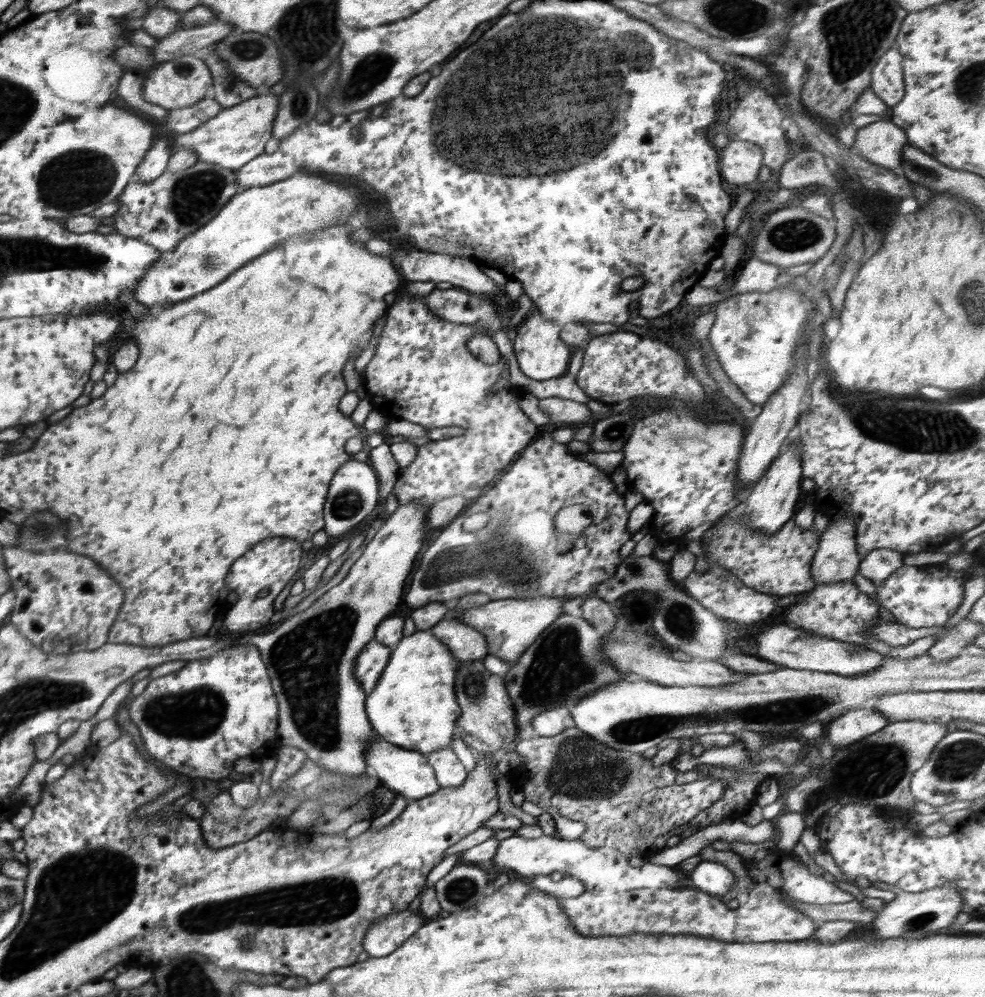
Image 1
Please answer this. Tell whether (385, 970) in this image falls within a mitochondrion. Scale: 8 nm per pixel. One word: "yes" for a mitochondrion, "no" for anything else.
no

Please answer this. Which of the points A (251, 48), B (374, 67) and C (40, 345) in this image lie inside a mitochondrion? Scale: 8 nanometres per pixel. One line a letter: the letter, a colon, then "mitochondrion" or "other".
A: mitochondrion
B: mitochondrion
C: other

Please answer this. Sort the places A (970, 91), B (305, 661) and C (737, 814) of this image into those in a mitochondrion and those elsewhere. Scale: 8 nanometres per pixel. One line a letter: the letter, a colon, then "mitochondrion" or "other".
A: mitochondrion
B: mitochondrion
C: other

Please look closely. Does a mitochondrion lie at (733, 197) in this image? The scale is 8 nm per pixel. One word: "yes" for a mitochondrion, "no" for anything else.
no

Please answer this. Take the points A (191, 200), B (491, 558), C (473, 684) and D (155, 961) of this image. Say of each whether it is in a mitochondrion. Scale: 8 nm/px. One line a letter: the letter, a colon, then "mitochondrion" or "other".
A: mitochondrion
B: mitochondrion
C: mitochondrion
D: other

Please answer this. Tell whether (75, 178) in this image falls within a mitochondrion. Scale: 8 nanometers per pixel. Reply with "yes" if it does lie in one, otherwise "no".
yes

